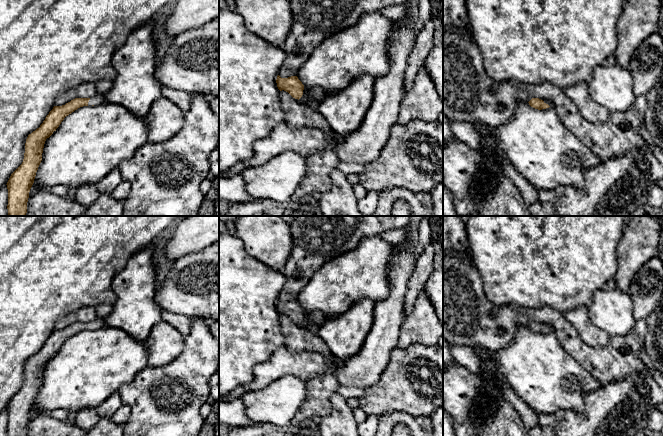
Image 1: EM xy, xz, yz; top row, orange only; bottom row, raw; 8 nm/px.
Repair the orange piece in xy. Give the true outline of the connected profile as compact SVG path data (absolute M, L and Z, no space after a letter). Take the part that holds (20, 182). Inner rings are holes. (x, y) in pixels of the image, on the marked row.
M97 93L91 98L75 98L62 106L54 106L43 123L28 135L22 164L11 174L8 182L8 216L27 216L27 202L36 172L42 161L44 144L66 116L80 107L99 105L104 96Z

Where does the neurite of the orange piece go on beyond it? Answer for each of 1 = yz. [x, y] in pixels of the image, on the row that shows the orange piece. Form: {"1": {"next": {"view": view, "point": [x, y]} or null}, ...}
{"1": {"next": null}}

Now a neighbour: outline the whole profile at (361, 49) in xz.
M380 11L363 15L357 24L325 39L300 67L297 77L304 85L299 99L305 103L307 93L315 88L322 91L322 99L345 89L359 75L367 74L379 78L389 72L389 38L395 20L384 17Z

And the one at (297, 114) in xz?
M284 90L280 91L280 104L284 112L285 124L293 127L317 128L325 133L333 132L316 108L301 103Z

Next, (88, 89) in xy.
M85 82L69 89L61 94L54 103L54 106L62 106L75 98L91 98L97 94L95 83Z

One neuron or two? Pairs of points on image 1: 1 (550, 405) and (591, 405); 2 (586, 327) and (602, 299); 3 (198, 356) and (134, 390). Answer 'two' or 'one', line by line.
1: two
2: two
3: one

